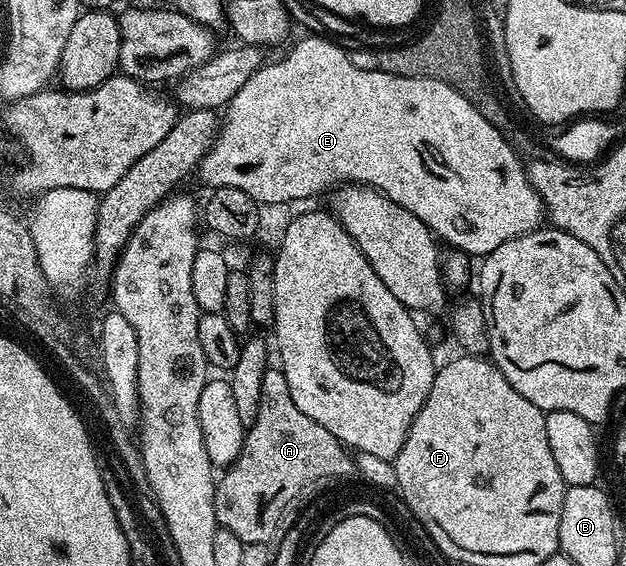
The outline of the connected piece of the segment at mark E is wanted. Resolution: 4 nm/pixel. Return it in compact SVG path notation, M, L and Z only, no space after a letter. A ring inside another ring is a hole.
M307 35L304 38L304 41L297 42L284 55L283 61L275 61L272 65L271 62L264 63L253 75L249 75L245 87L241 87L225 107L221 117L221 128L211 148L204 153L202 161L197 166L198 172L203 172L204 179L211 184L211 187L237 187L249 194L260 206L266 207L266 205L287 205L290 201L303 201L314 193L326 194L348 183L367 185L370 189L381 191L389 199L393 199L393 203L405 207L405 211L413 211L413 215L417 215L421 223L428 225L440 242L448 241L453 245L451 247L454 250L475 259L486 257L488 253L501 247L501 243L531 233L544 224L543 201L539 198L539 193L533 187L531 180L527 178L525 161L518 157L520 154L516 146L508 142L504 130L498 129L491 123L465 95L453 87L439 84L437 78L394 77L382 73L380 69L361 71L360 68L353 67L349 52L344 46L336 45L334 41L328 41L326 37L318 35Z

